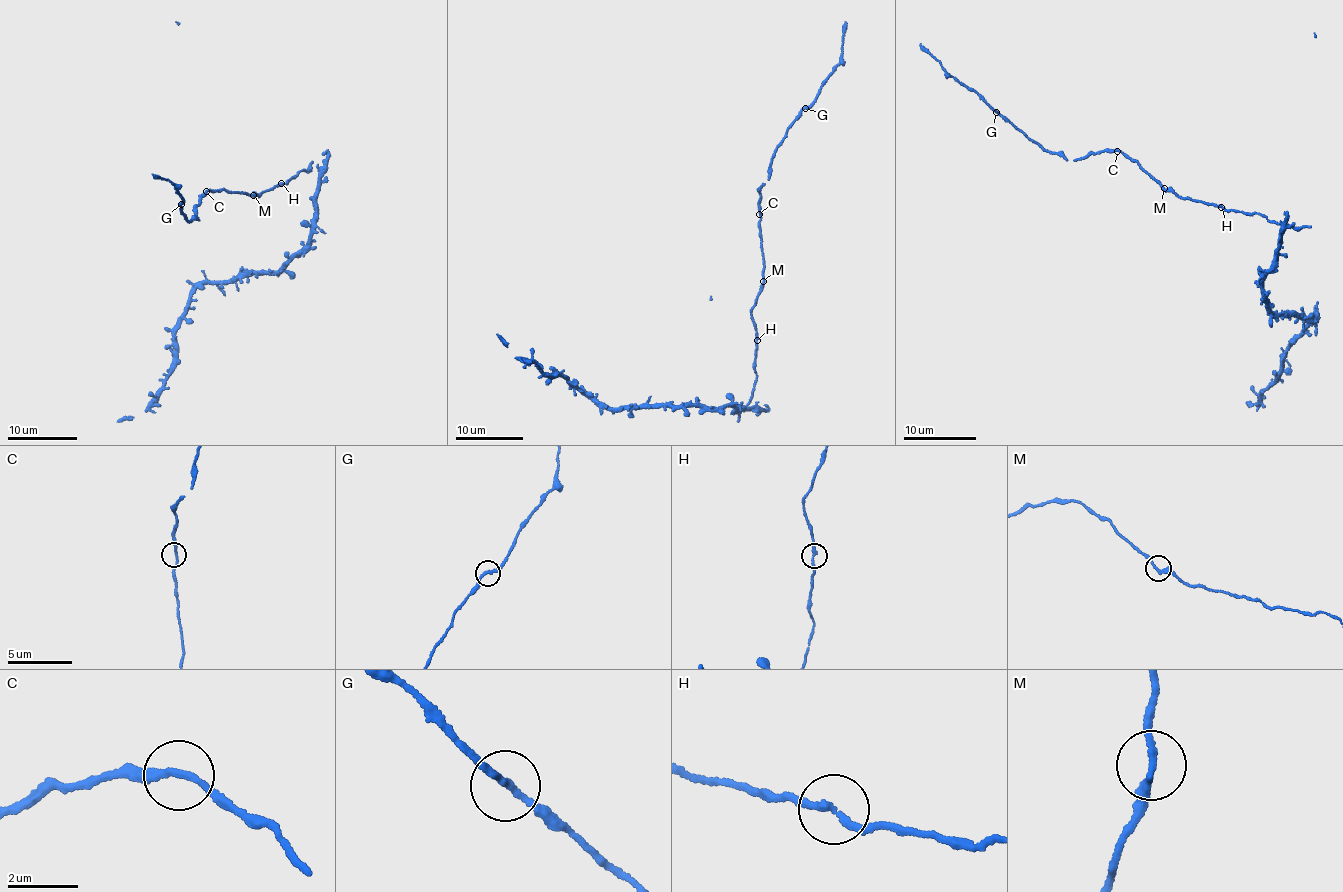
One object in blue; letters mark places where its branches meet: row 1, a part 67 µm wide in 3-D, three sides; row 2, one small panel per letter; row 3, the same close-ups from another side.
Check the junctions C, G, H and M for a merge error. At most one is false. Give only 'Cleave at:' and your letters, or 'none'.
Cleave at: none

